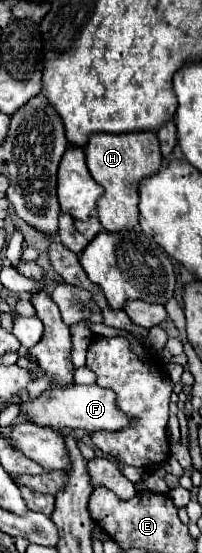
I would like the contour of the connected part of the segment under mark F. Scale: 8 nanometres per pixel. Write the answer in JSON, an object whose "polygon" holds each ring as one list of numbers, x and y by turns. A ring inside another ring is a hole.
{"polygon":[[80,384,80,386,70,386,70,388,54,388,54,392,44,392,42,396,34,400,26,400,20,406,20,412,26,412,30,422,50,426,56,430,62,428,82,428,86,432,98,432,98,430,108,430,108,432,120,432,128,428,130,424,136,424,134,418,126,416,118,404,116,404,116,392,110,388,100,388,98,384]]}

